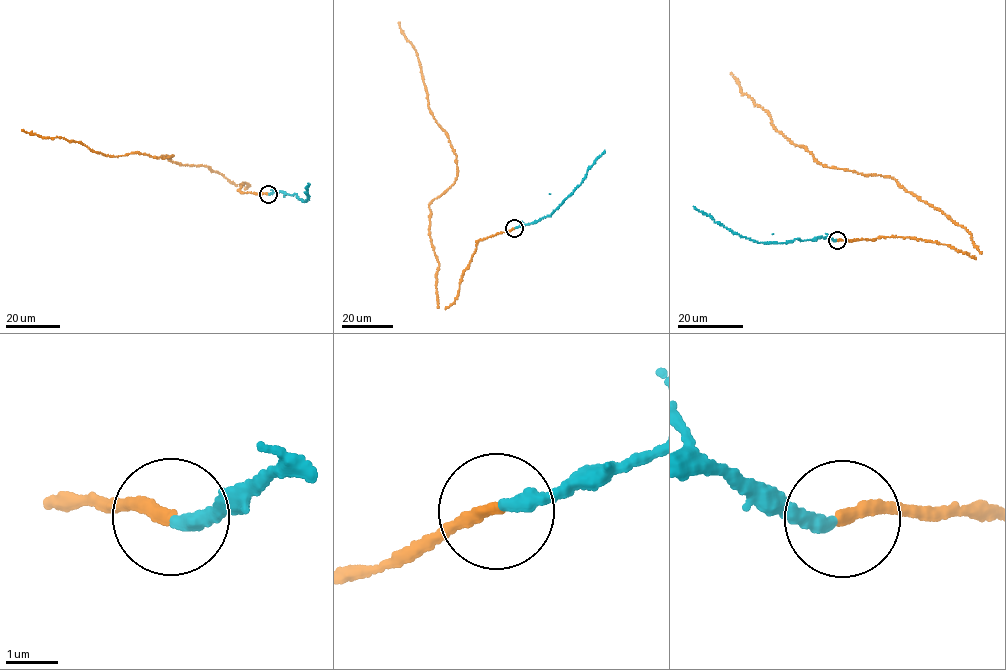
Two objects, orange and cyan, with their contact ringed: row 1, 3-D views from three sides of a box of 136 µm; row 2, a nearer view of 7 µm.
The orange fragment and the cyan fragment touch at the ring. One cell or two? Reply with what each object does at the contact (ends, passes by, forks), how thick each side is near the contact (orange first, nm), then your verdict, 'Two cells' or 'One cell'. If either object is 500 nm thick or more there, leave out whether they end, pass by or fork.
At the ring orange ends. At the ring cyan ends. Thickness 240 nm (orange) against 280 nm. One cell

